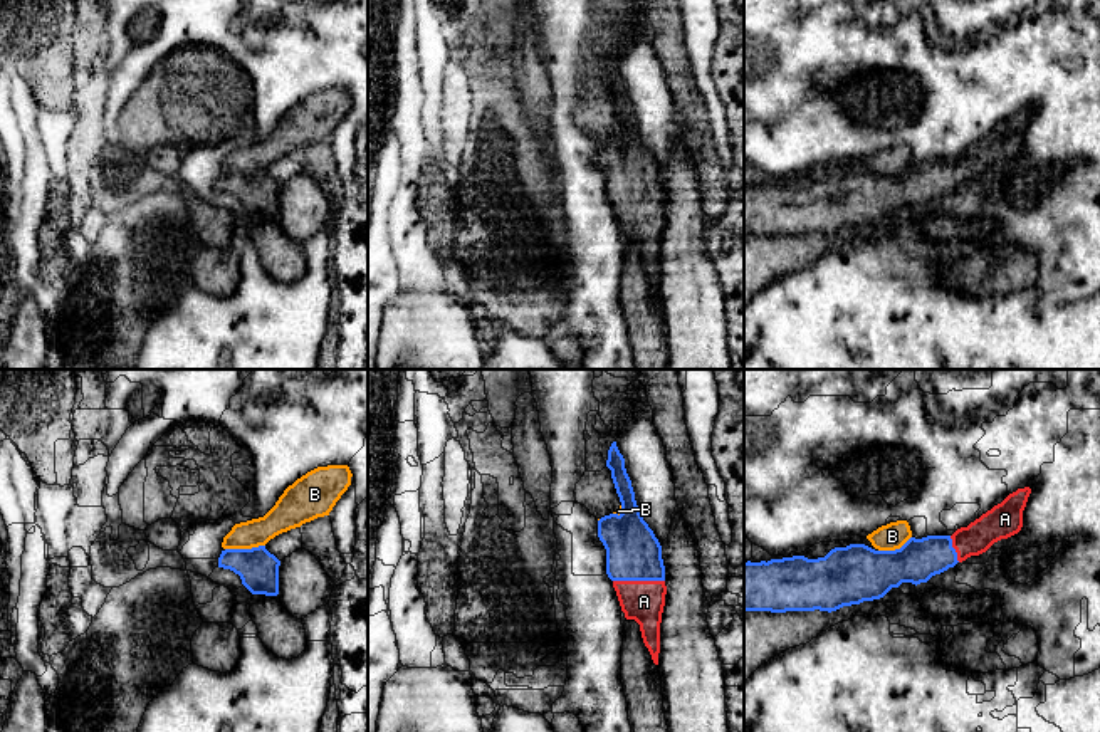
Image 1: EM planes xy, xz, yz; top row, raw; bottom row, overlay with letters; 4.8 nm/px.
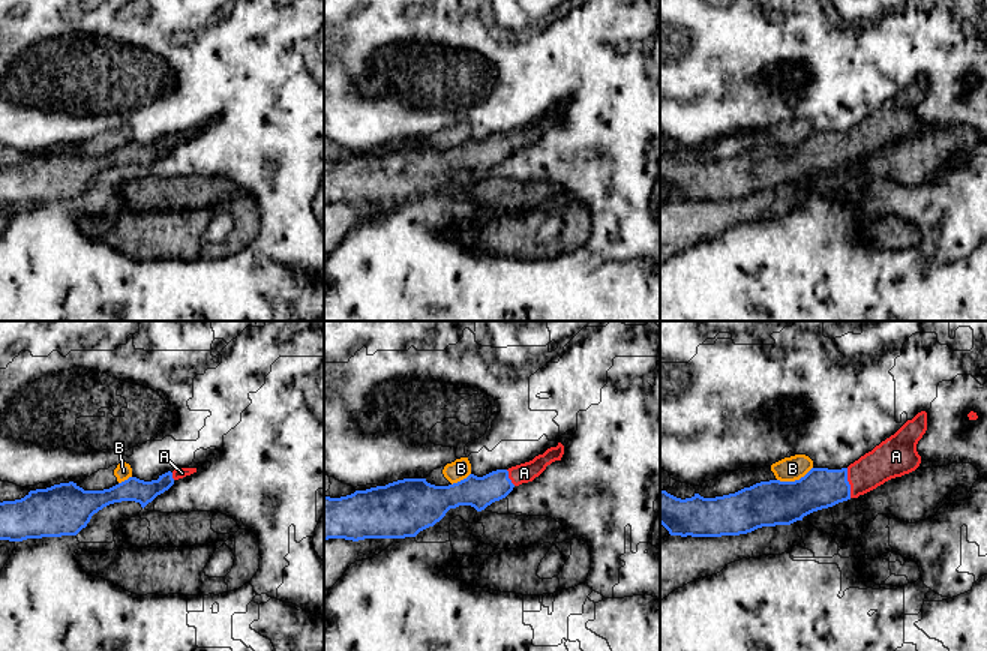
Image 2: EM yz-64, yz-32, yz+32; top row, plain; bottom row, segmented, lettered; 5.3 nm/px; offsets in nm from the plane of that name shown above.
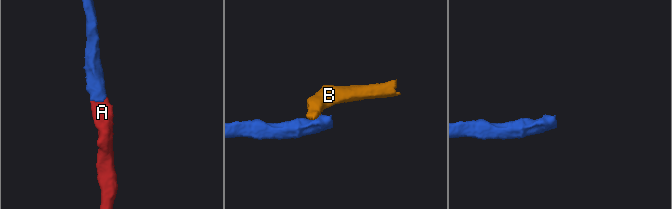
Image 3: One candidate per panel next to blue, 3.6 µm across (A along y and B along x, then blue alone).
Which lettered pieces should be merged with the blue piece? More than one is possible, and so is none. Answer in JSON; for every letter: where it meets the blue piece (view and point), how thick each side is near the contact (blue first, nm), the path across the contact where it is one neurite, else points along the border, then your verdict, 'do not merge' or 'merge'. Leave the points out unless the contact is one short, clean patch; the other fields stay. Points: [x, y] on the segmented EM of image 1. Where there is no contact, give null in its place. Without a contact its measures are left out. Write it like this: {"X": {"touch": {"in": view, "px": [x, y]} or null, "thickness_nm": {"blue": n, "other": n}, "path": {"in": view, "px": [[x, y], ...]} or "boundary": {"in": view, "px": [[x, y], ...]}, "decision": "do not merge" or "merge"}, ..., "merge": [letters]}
{"A": {"touch": {"in": "xz", "px": [639, 580]}, "thickness_nm": {"blue": 260, "other": 200}, "path": {"in": "xz", "px": [[633, 553], [639, 580], [644, 601]]}, "decision": "merge"}, "B": {"touch": {"in": "xy", "px": [244, 549]}, "thickness_nm": {"blue": 190, "other": 140}, "boundary": {"in": "xy", "px": [[264, 544], [225, 549]]}, "decision": "do not merge"}, "merge": ["A"]}

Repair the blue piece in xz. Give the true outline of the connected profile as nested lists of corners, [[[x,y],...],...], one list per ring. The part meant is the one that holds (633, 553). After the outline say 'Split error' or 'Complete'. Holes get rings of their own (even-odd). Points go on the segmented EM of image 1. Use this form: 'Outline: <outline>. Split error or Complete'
Outline: [[[616,442],[608,450],[606,467],[621,502],[620,515],[610,514],[598,520],[598,537],[606,549],[606,574],[625,618],[640,625],[643,643],[658,665],[667,594],[662,546],[640,514]]]. Split error

